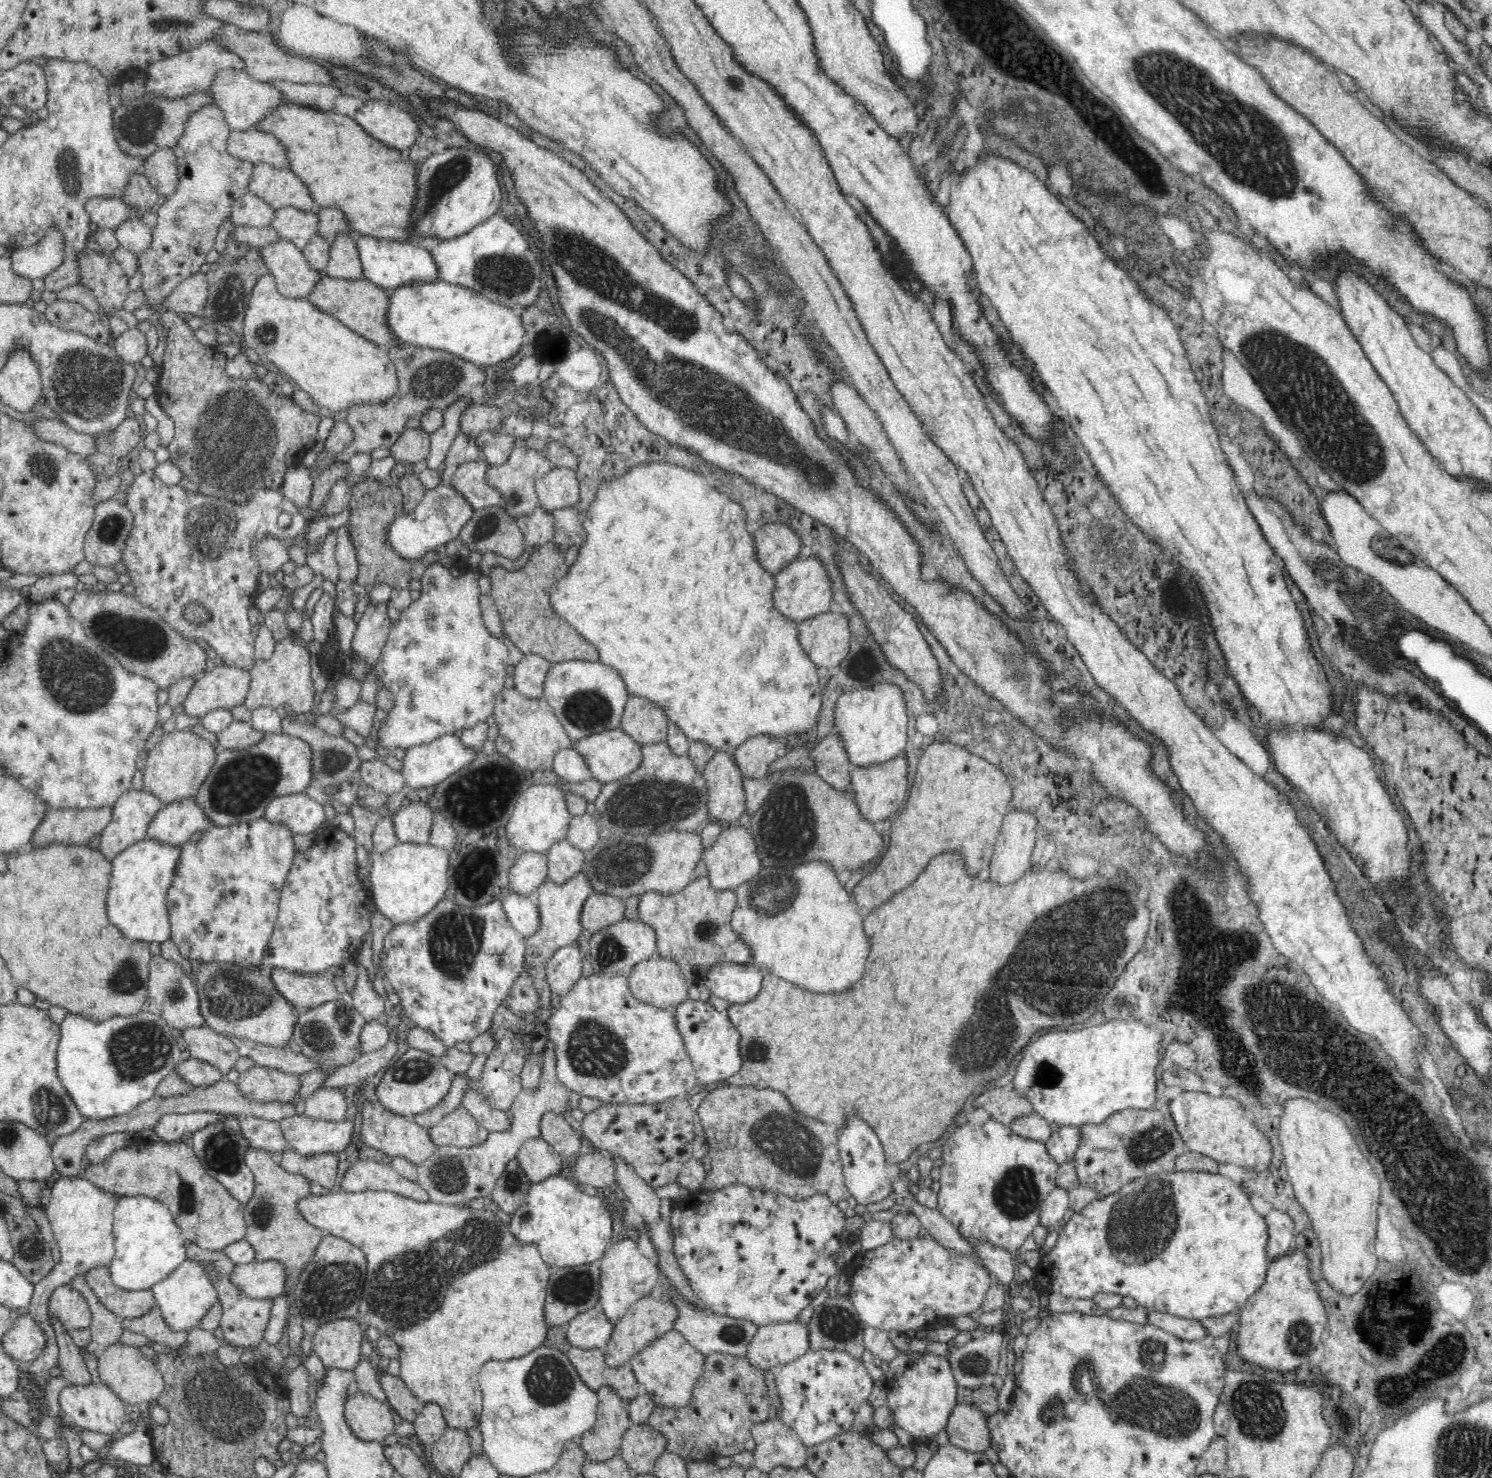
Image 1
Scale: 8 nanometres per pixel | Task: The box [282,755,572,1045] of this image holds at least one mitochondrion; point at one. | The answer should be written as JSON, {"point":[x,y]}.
{"point":[453,943]}

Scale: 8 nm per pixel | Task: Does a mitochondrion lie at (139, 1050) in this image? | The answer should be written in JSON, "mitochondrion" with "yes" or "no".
{"mitochondrion":"yes"}

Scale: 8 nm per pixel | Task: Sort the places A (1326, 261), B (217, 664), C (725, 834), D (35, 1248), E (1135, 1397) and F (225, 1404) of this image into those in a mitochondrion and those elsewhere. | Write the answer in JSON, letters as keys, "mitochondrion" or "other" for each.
{"A":"other","B":"other","C":"other","D":"other","E":"mitochondrion","F":"mitochondrion"}

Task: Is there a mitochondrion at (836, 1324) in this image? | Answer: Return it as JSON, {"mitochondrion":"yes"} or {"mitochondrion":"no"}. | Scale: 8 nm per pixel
{"mitochondrion":"yes"}

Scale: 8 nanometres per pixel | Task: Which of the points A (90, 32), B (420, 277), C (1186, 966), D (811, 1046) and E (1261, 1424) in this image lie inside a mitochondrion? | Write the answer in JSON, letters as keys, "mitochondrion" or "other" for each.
{"A":"other","B":"other","C":"mitochondrion","D":"other","E":"mitochondrion"}

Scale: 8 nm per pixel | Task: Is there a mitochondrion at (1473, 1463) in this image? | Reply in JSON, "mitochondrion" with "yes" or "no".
{"mitochondrion":"yes"}

